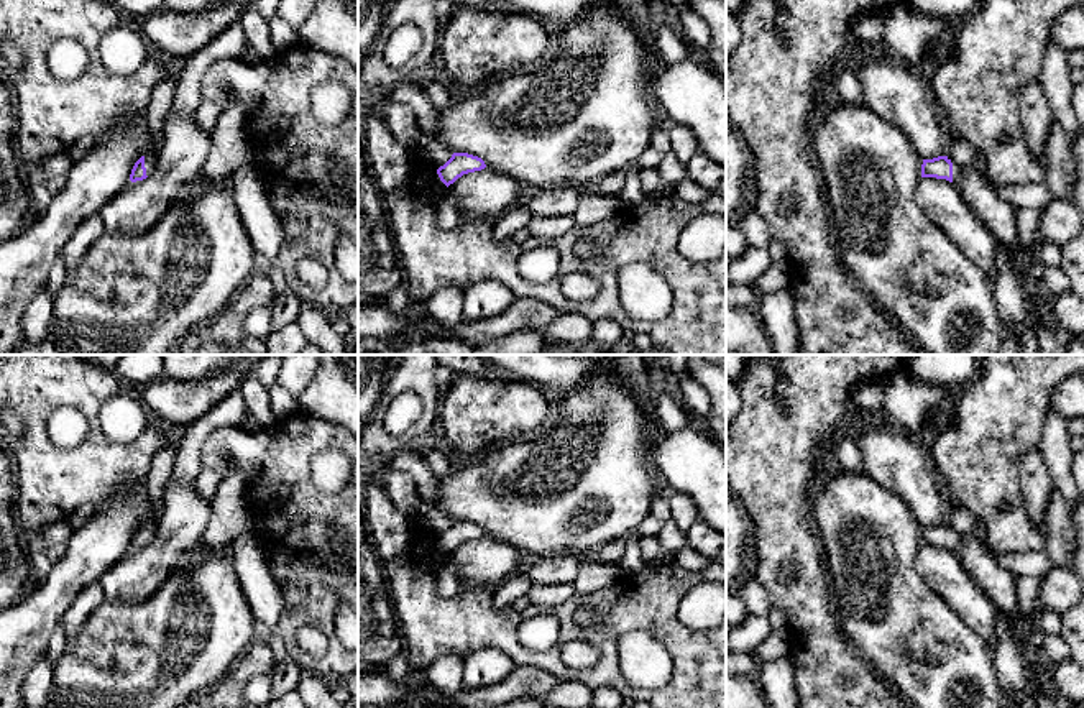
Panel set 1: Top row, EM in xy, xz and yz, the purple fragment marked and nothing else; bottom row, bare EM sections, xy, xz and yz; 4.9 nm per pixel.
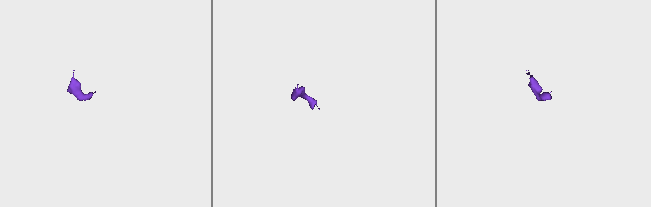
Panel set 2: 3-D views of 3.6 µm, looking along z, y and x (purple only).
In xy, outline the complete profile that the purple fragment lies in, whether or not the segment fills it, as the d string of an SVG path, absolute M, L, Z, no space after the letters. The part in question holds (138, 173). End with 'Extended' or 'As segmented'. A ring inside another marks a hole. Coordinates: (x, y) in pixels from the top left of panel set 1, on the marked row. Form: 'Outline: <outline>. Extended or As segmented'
Outline: M153 154L141 156L131 169L130 181L136 182L146 179L148 176L153 174L154 168L156 158Z. Extended

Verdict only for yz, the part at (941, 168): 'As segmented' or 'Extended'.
Extended

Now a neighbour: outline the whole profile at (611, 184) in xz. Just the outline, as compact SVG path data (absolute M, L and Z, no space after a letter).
M626 169L616 171L613 174L606 176L604 179L601 179L593 189L598 191L603 195L618 197L622 186L624 186L626 174L627 174Z

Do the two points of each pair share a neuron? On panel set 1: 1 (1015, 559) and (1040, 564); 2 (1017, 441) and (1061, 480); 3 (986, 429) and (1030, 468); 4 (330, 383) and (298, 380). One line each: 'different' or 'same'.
1: same
2: different
3: different
4: different

